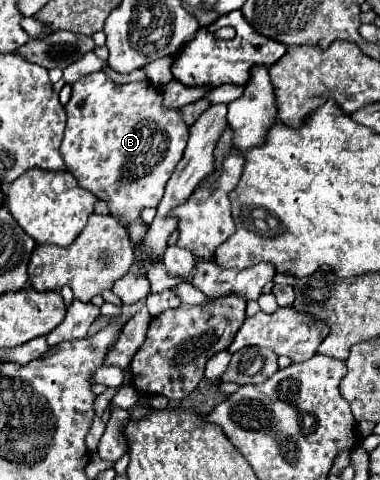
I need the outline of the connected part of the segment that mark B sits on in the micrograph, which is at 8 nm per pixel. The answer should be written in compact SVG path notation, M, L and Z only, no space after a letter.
M93 72L73 84L71 100L65 104L67 128L61 144L65 166L83 188L87 188L99 200L105 200L109 214L121 222L135 222L141 218L143 208L159 204L165 184L187 146L187 124L181 120L177 110L163 108L161 102L161 90L151 86L149 80L115 84L103 72Z

